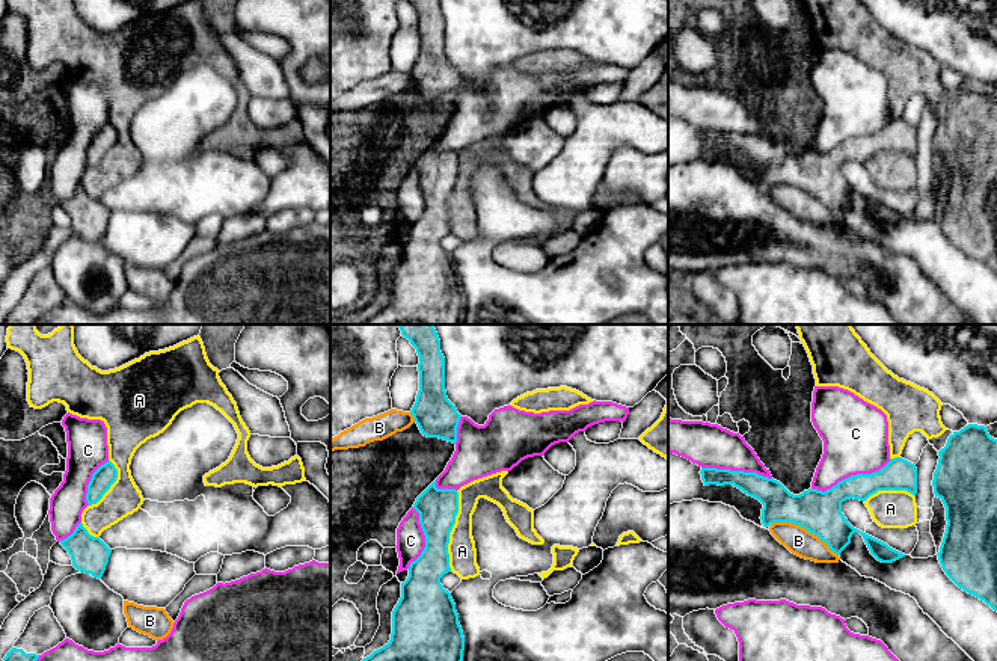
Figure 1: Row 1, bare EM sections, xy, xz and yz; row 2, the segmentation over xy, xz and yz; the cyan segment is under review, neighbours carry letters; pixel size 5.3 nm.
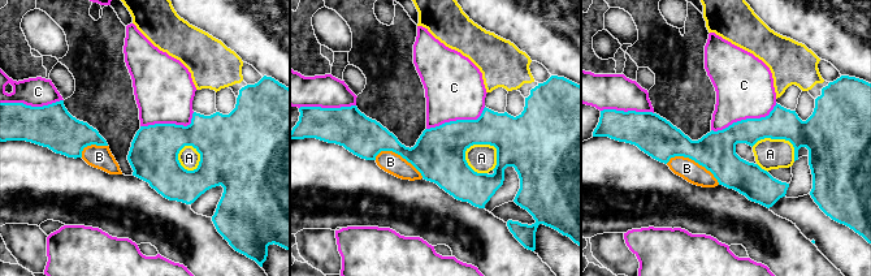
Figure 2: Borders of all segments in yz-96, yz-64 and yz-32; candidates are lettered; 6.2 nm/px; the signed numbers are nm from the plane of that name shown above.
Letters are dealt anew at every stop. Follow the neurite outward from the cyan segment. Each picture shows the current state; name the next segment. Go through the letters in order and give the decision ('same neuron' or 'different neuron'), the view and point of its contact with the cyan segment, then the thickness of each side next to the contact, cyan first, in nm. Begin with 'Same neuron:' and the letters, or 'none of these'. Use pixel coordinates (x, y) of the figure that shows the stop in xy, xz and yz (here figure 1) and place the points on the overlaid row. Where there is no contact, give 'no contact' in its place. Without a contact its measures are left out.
Same neuron: A
A: same neuron; meets cyan in xz at (450, 531); 200 nm thick on the cyan side, 150 nm on the other
B: different neuron; meets cyan in yz at (804, 527); 220 nm thick on the cyan side, 150 nm on the other
C: different neuron; meets cyan in yz at (851, 476); 220 nm thick on the cyan side, 360 nm on the other

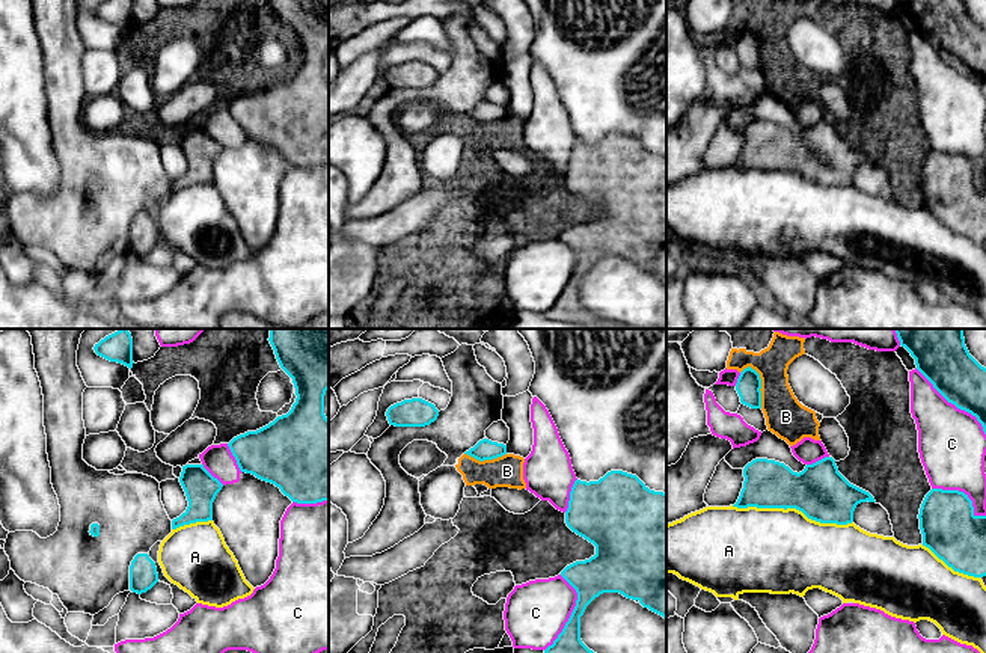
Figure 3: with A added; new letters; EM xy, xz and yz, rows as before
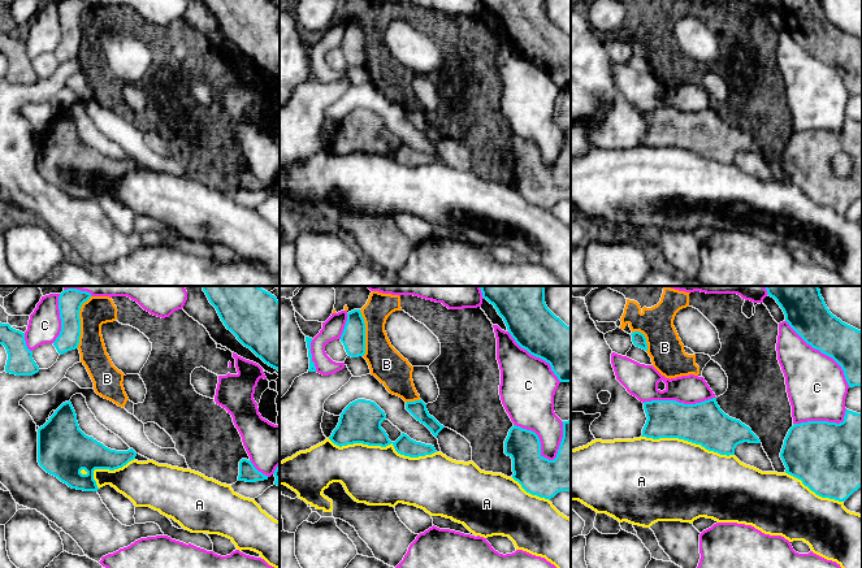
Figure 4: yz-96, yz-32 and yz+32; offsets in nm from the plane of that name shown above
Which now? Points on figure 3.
Same neuron: none of these
A: different neuron; meets cyan in yz at (792, 507); 300 nm thick on the cyan side, 460 nm on the other
B: different neuron; meets cyan in yz at (760, 386); 130 nm thick on the cyan side, 220 nm on the other
C: different neuron; meets cyan in yz at (955, 404); 280 nm thick on the cyan side, 360 nm on the other

